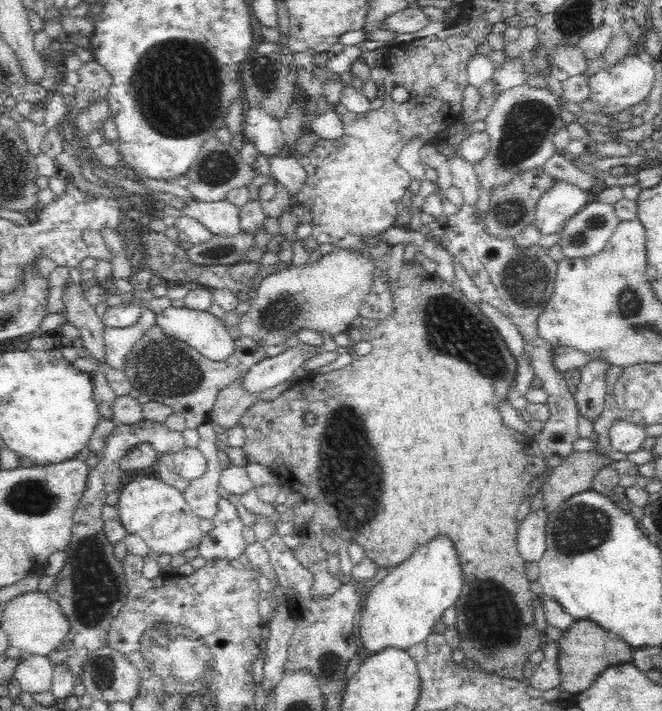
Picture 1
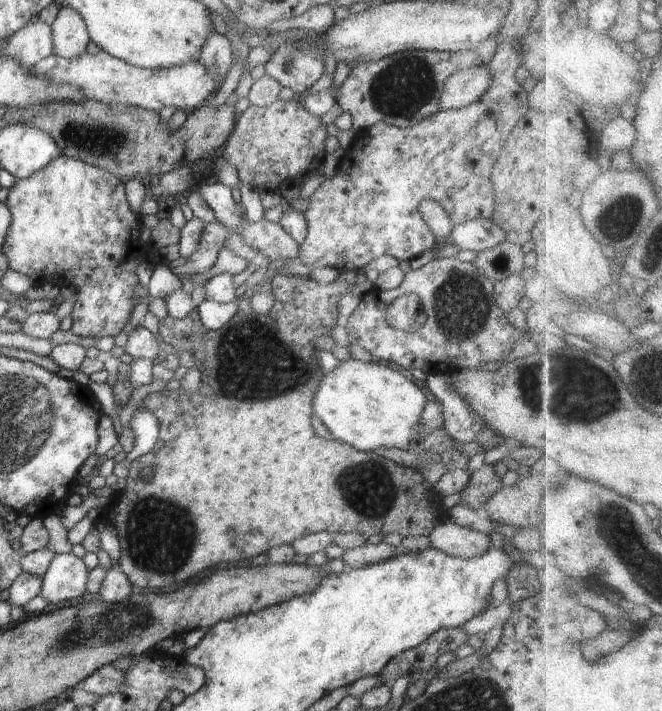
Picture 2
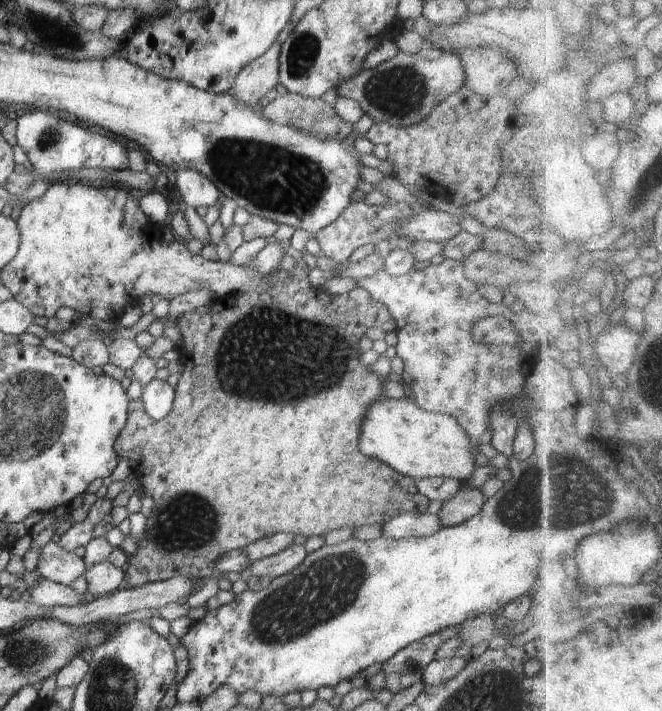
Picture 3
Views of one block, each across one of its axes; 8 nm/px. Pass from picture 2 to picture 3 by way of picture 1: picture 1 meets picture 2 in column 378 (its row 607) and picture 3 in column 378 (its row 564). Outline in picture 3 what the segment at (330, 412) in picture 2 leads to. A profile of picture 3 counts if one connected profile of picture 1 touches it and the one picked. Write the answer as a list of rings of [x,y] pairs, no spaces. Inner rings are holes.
[[[410,396],[375,400],[363,416],[358,448],[364,456],[378,459],[414,480],[450,477],[464,483],[475,470],[470,441],[458,421],[452,415],[420,408]]]

